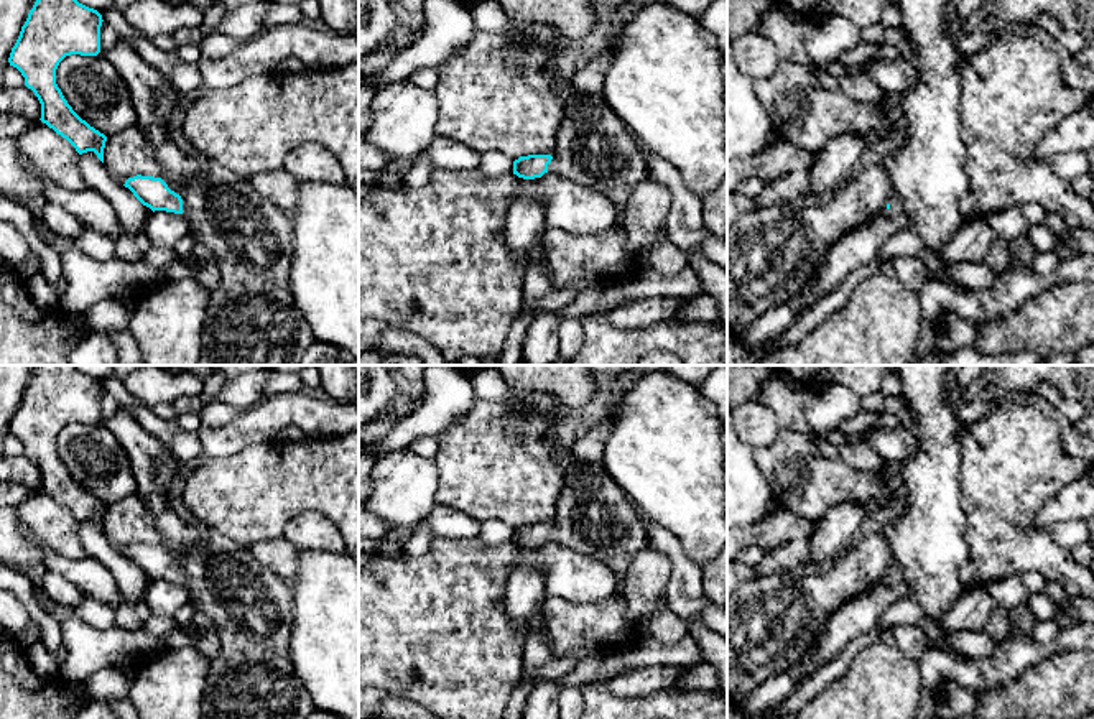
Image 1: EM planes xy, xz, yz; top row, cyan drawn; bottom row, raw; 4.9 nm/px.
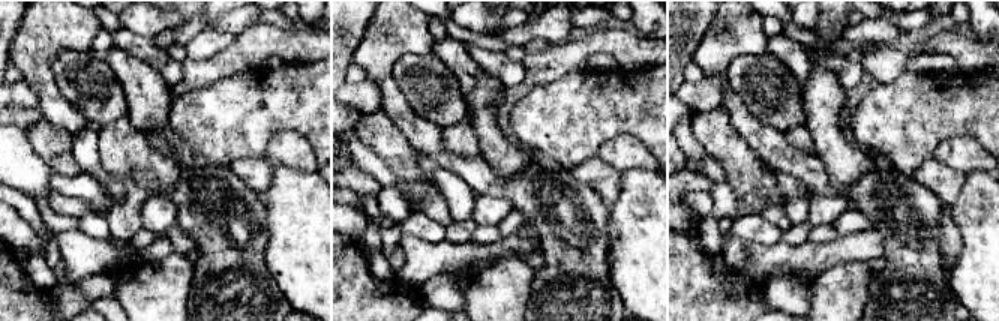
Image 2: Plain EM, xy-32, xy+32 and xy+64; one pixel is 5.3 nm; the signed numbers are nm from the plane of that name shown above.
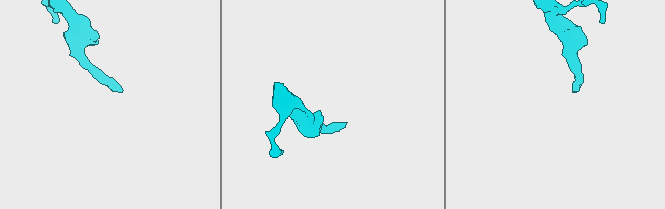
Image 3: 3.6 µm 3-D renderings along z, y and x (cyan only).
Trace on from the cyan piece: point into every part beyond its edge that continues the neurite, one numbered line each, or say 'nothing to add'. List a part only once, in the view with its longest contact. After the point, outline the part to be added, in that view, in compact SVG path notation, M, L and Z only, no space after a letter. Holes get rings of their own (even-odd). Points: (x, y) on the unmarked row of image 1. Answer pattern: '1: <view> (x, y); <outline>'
1: xy (245, 604); M206 538L181 564L197 619L220 642L201 719L306 719L314 704L290 658L293 589L248 548Z

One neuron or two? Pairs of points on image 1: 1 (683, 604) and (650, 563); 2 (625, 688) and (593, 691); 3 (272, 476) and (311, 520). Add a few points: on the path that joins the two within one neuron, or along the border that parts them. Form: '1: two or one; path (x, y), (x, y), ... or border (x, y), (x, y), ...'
1: two; border (652, 548), (670, 563), (663, 596)
2: two; border (606, 683), (617, 696), (645, 696)
3: two; border (338, 530), (323, 514), (301, 510), (282, 537)

